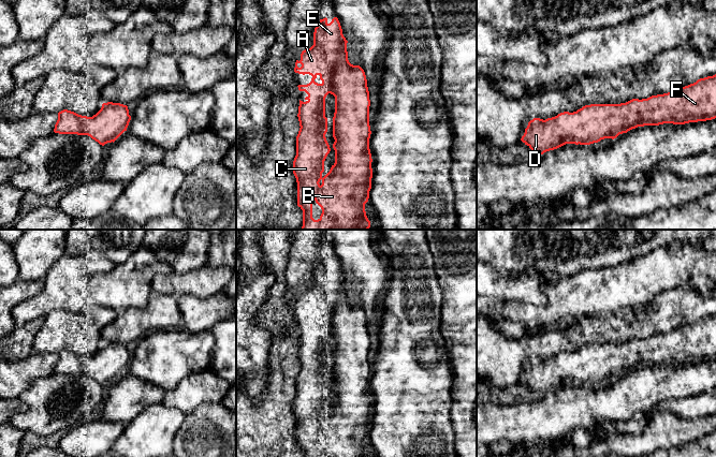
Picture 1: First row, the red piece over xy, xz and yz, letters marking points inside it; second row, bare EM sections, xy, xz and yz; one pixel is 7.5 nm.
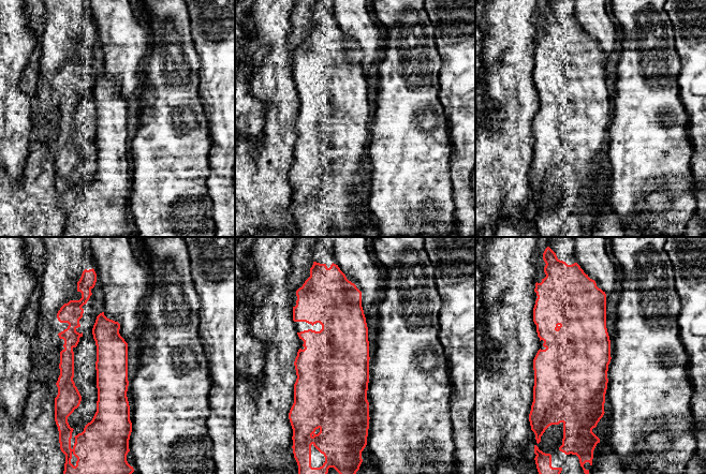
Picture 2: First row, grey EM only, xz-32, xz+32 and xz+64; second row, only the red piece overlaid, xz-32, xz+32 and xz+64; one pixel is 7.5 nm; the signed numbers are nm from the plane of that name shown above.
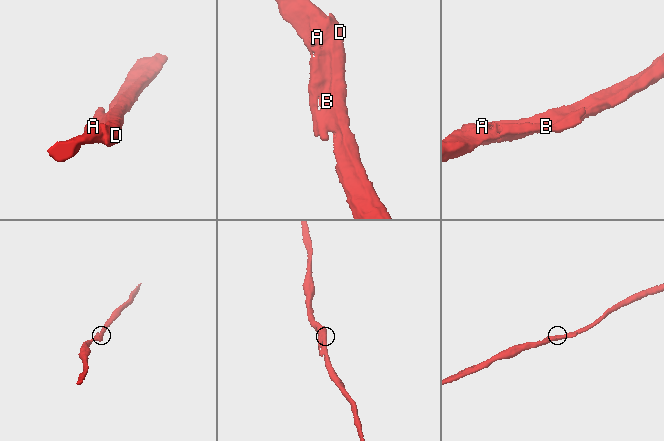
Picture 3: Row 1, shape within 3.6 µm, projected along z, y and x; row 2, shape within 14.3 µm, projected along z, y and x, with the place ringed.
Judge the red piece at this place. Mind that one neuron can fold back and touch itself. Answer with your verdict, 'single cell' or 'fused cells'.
single cell

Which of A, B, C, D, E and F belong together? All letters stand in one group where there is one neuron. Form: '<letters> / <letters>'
A B C D E F

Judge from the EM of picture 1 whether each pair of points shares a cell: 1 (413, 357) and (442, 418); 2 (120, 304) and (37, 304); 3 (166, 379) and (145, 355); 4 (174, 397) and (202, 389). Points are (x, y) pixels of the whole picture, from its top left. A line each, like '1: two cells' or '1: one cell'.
1: one cell
2: two cells
3: one cell
4: one cell

